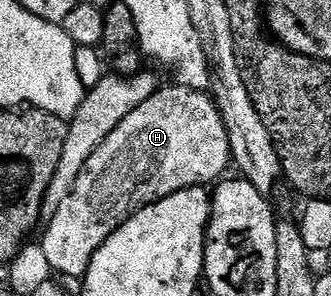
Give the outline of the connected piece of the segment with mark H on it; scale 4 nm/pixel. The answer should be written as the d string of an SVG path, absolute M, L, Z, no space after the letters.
M177 84L163 85L148 100L144 100L144 104L140 104L140 108L136 108L136 112L132 112L132 116L124 116L124 120L114 129L112 133L104 140L104 144L100 144L100 148L96 148L96 152L92 152L92 156L88 160L88 164L84 164L84 172L80 172L80 176L76 180L76 188L64 199L64 204L60 204L60 208L56 208L56 216L50 218L45 225L46 235L40 239L44 253L48 256L48 264L51 265L55 275L62 274L63 279L68 278L85 278L88 272L88 264L92 260L92 256L96 256L96 252L100 248L100 244L104 244L104 240L108 240L108 236L112 236L112 232L116 232L116 228L120 228L120 224L124 224L136 212L140 212L144 208L148 208L152 204L156 204L162 198L172 196L181 190L187 190L193 186L203 184L214 184L219 181L227 173L226 169L231 169L232 159L230 156L230 141L228 140L228 132L224 128L224 120L220 116L218 107L215 106L213 97L209 93L201 90L189 90L186 86Z

